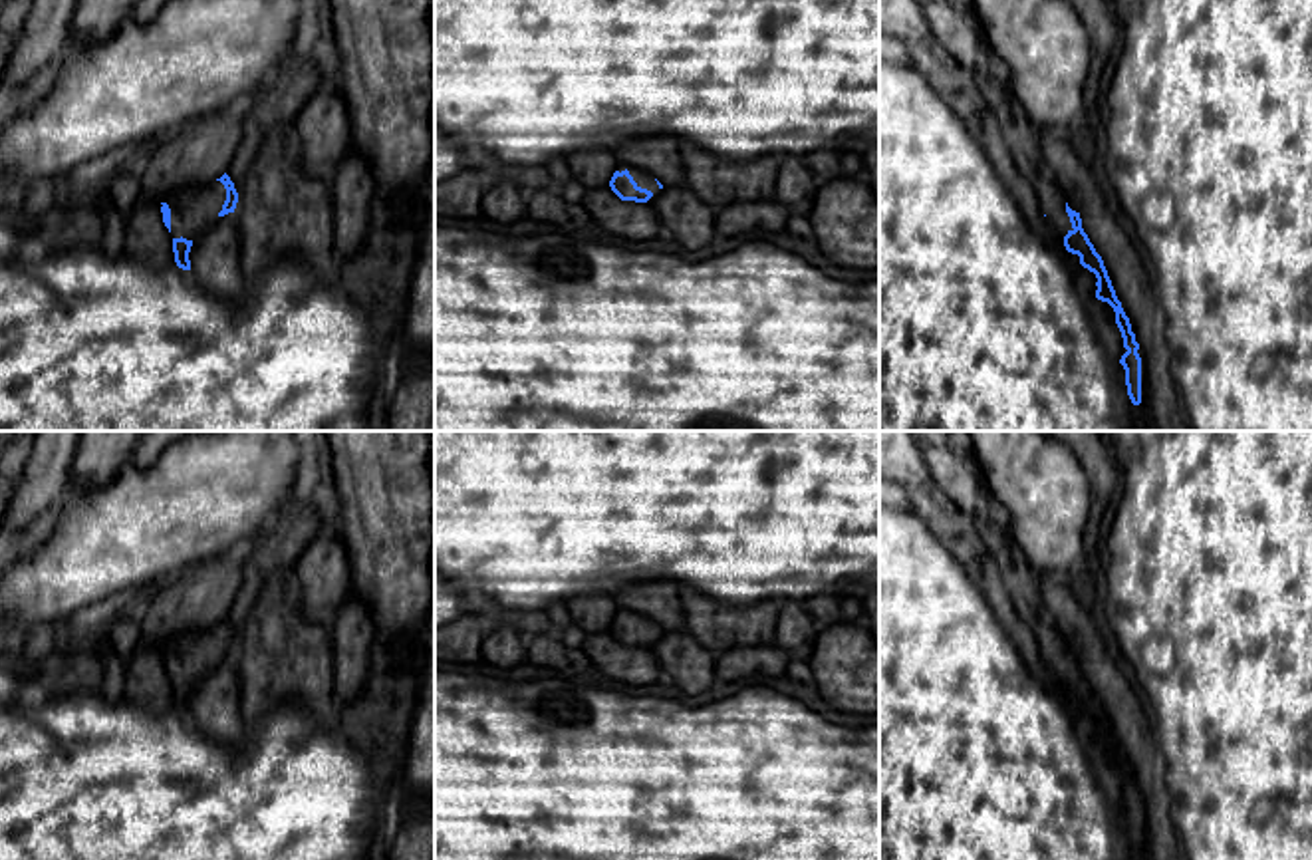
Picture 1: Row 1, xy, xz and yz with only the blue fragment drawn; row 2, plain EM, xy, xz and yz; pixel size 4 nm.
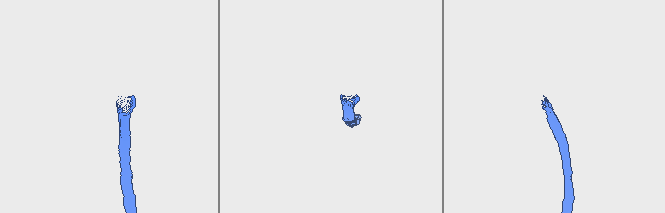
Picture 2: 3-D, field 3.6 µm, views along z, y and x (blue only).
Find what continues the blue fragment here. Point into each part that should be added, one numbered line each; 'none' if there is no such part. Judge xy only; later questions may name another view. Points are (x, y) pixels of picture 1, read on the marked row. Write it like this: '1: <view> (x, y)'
1: xy (193, 209)

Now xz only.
1: xz (644, 179)

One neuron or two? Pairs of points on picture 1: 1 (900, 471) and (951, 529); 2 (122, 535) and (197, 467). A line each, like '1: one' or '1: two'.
1: one
2: one

